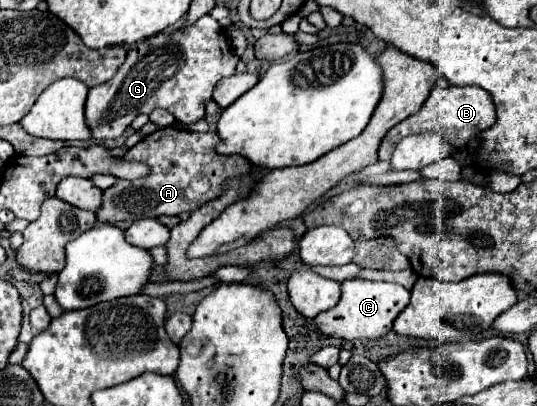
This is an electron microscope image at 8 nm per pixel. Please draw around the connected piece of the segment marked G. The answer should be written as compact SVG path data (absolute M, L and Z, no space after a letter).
M202 16L190 26L160 32L128 50L126 62L112 80L90 88L86 100L86 124L92 138L118 138L138 114L164 108L182 124L206 116L204 102L212 98L214 86L234 74L238 56L232 52L222 26L212 16Z

